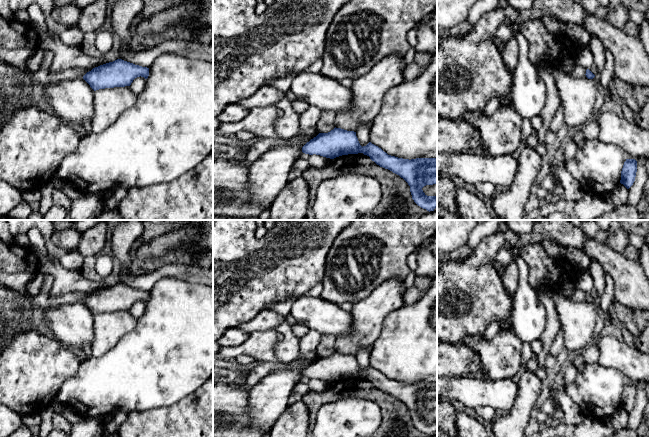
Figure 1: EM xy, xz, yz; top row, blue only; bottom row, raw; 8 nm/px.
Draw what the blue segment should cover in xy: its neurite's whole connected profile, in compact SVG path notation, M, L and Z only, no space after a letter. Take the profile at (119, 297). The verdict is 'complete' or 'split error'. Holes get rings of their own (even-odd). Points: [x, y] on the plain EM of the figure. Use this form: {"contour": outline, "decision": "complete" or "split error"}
{"contour": "M117 283L87 296L83 303L96 315L105 312L130 310L137 301L149 300L149 292Z", "decision": "complete"}

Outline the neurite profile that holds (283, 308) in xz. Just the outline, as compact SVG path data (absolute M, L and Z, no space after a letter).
M290 296L289 298L269 305L269 309L275 311L279 315L285 317L290 314L293 303L298 299L297 296Z

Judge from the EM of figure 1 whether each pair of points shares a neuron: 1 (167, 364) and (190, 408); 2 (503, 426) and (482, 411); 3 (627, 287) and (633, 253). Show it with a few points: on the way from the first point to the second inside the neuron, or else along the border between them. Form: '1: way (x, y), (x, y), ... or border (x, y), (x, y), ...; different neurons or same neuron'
1: border (202, 384), (180, 400), (163, 408); different neurons
2: border (496, 417), (491, 421); different neurons
3: border (621, 253), (629, 259), (637, 261); different neurons

